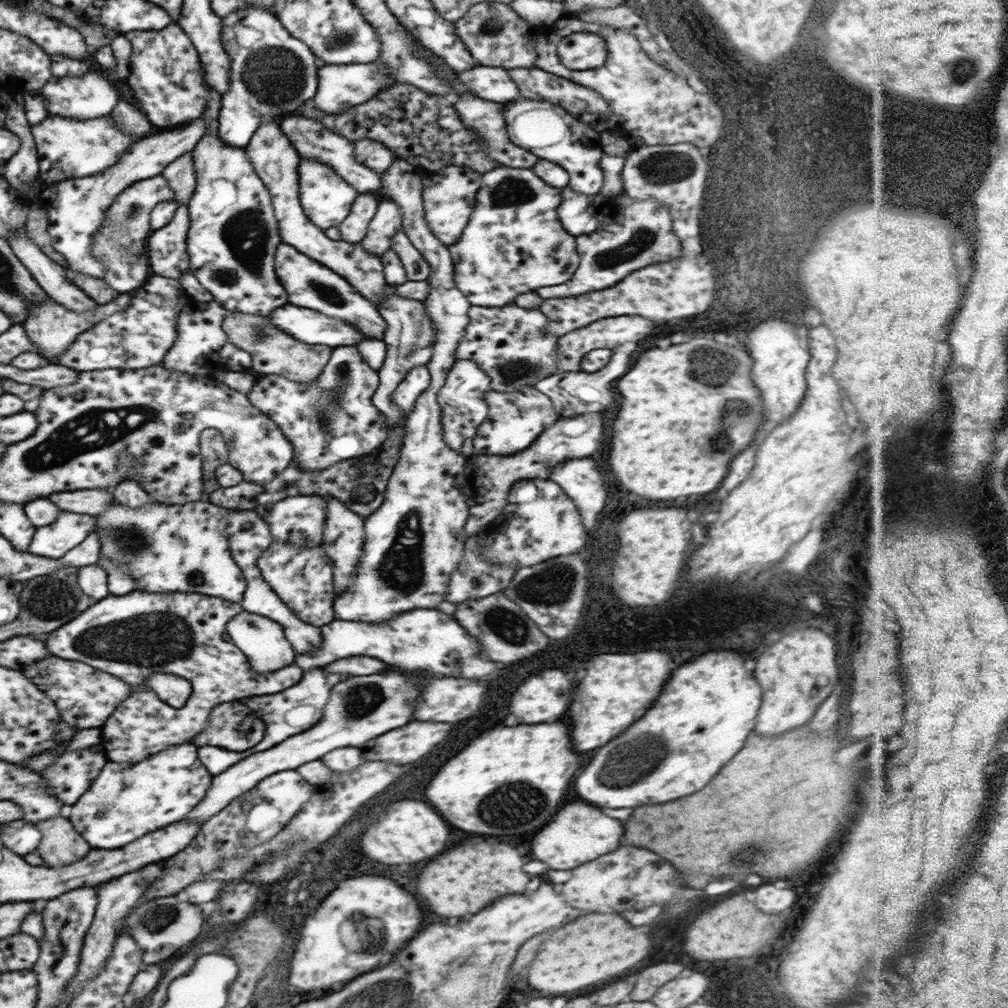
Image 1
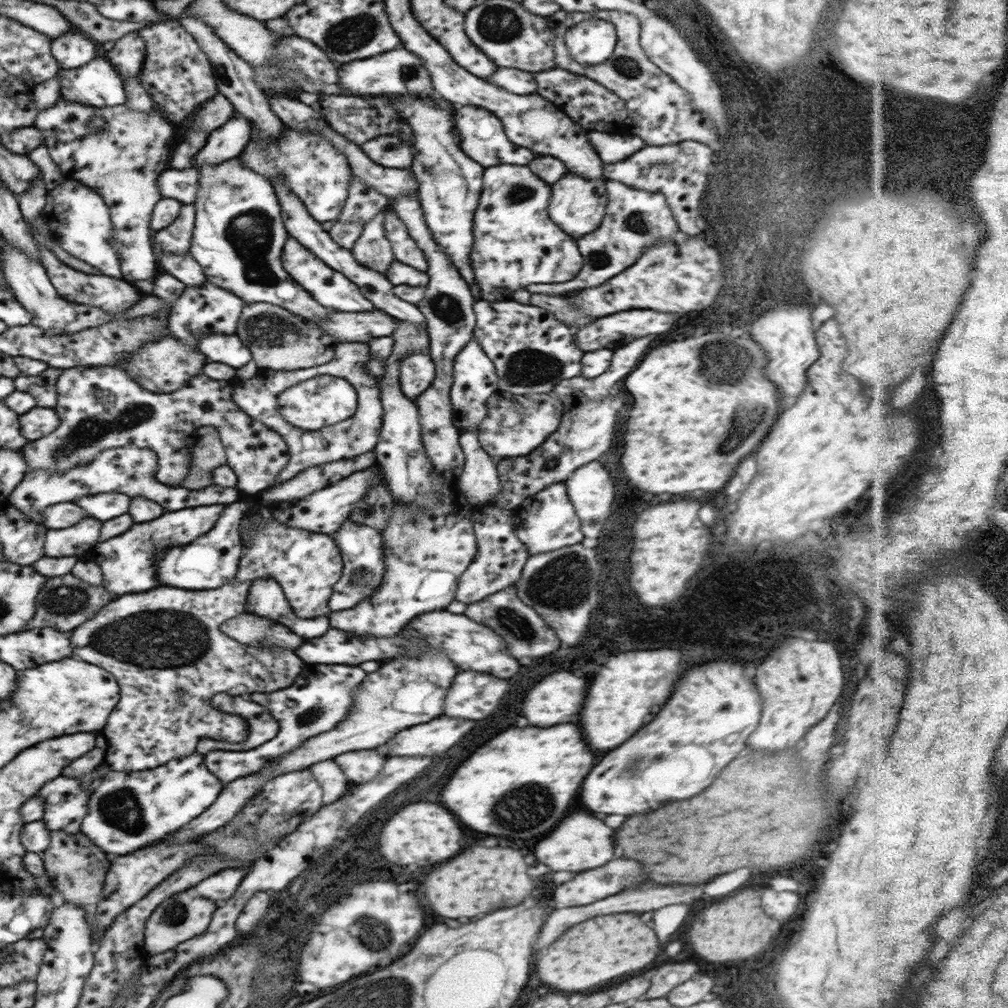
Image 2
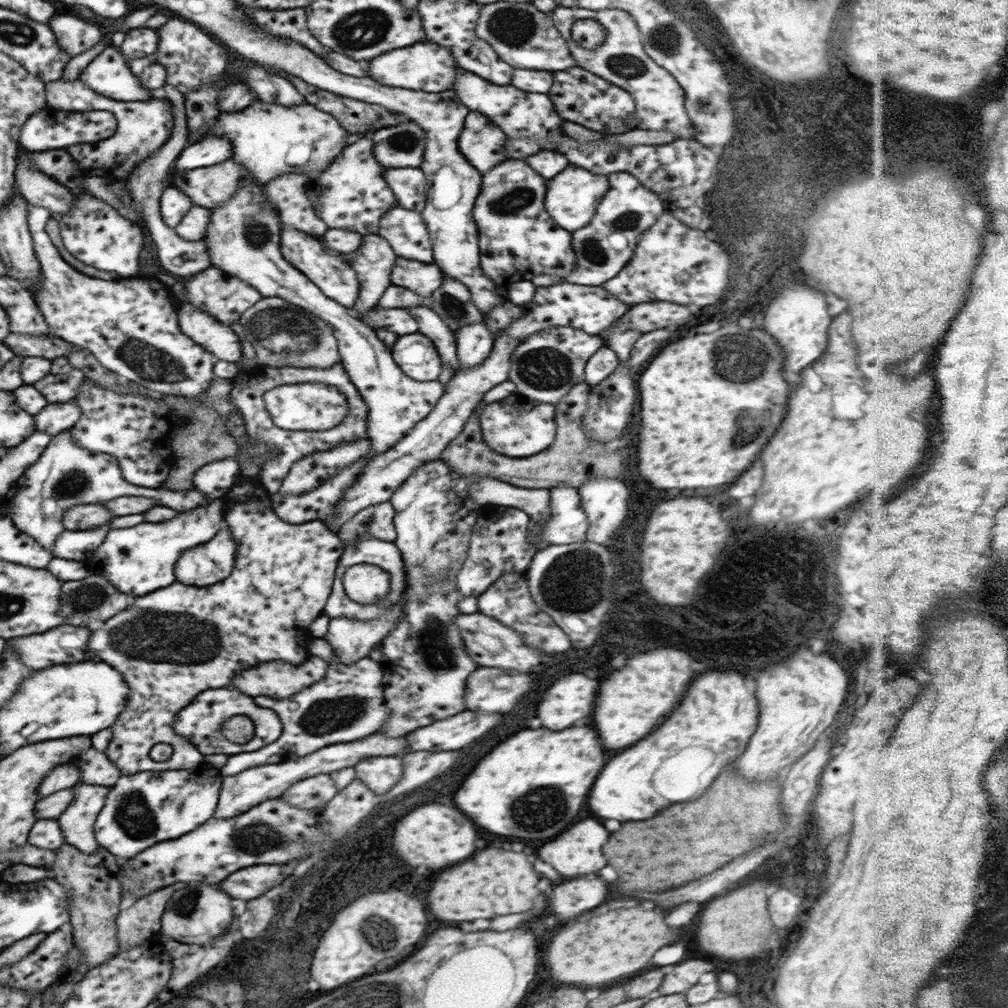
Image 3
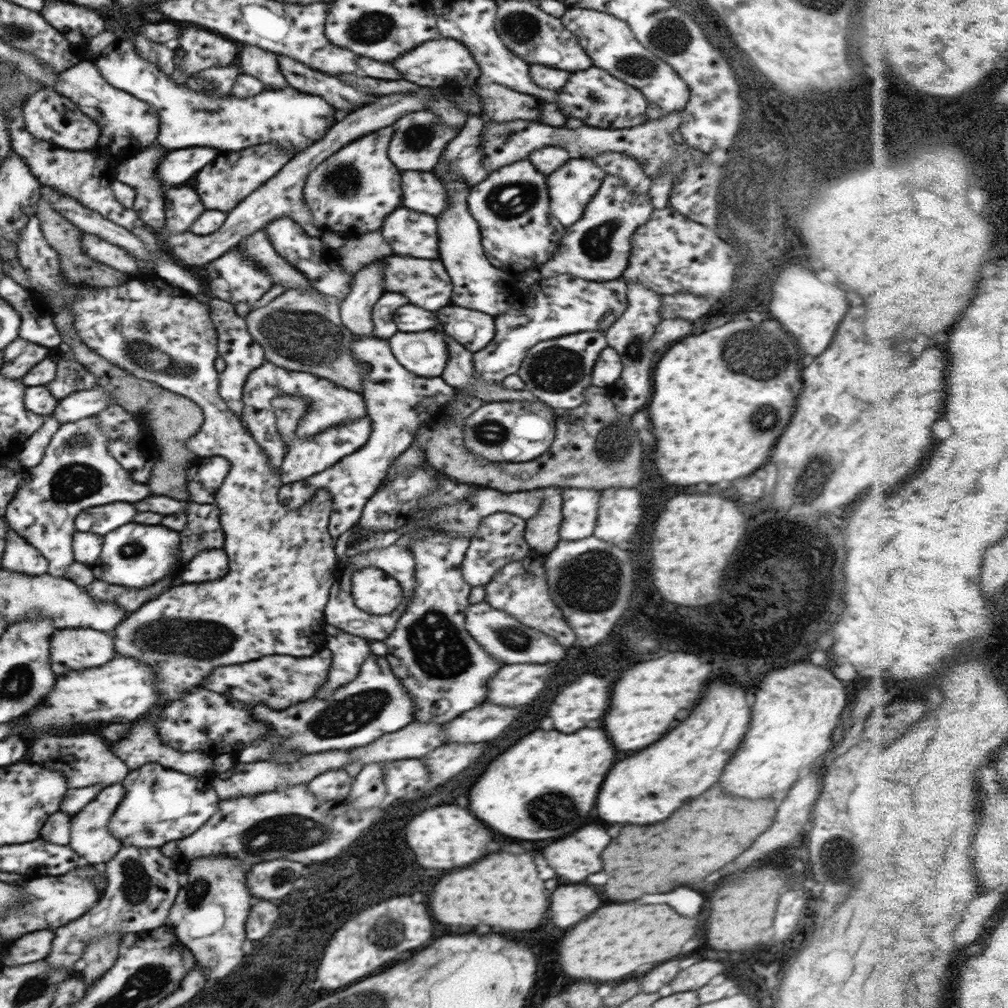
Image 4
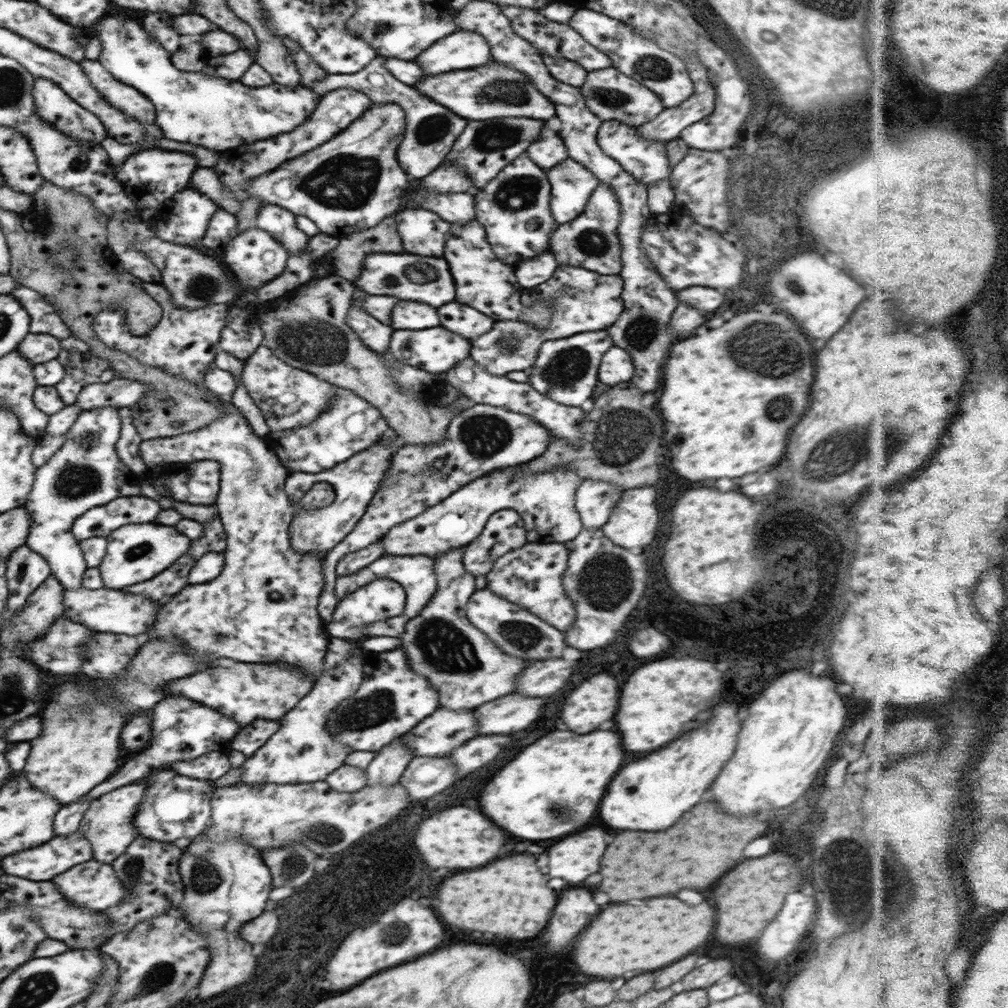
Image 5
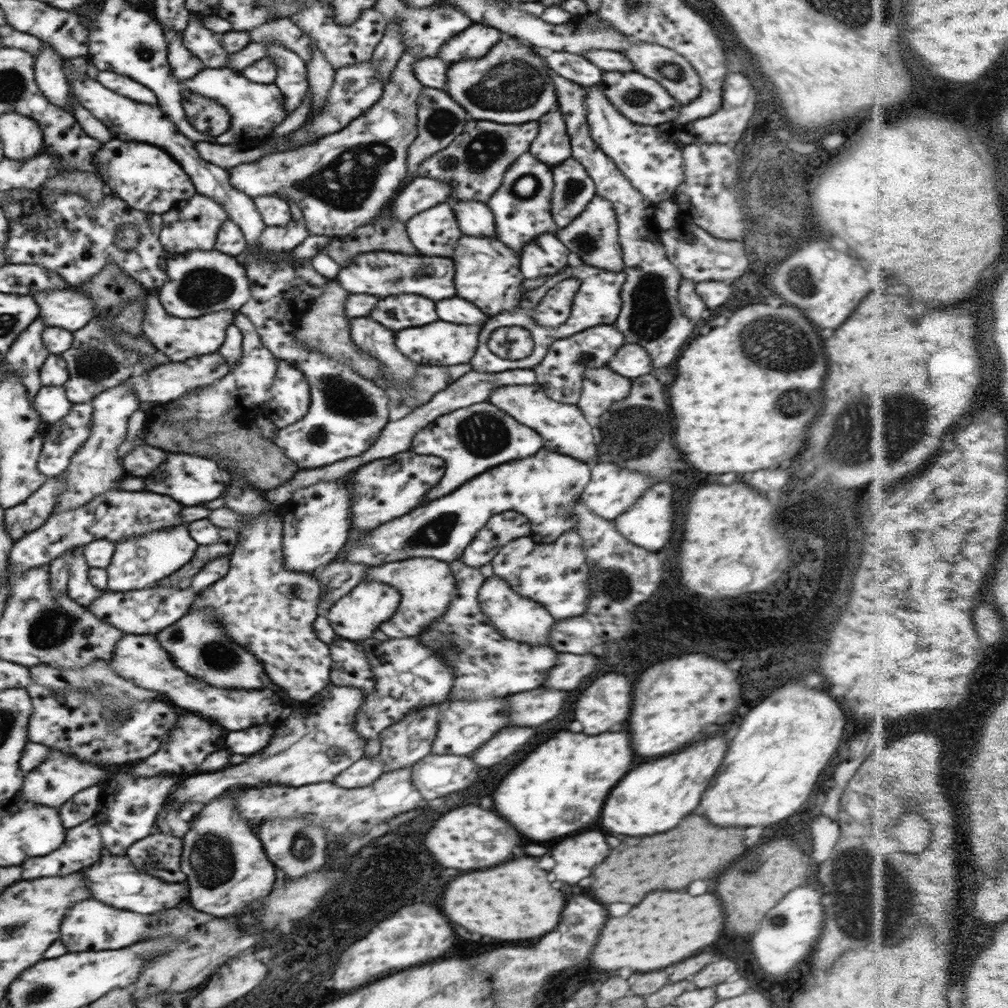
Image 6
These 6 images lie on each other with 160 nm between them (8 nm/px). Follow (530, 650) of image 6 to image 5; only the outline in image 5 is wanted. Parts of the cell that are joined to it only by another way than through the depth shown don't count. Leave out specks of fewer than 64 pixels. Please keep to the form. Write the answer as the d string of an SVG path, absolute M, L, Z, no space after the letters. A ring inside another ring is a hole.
M461 548L433 557L438 588L428 604L424 606L424 610L406 623L404 632L400 636L400 648L404 648L404 652L408 654L410 668L416 674L424 674L432 682L440 696L439 708L448 710L472 710L484 702L510 694L514 690L518 672L524 670L528 664L522 658L508 656L494 644L493 640L488 640L487 635L468 620L466 605L477 589L474 583L475 577L466 572L462 557L463 549Z

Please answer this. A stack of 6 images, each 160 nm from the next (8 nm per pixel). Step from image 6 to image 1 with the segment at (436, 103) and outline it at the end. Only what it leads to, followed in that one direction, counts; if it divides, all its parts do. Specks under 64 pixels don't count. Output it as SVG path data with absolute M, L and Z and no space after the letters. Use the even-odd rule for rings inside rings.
M364 139L353 142L354 159L374 172L383 173L397 158L384 144Z

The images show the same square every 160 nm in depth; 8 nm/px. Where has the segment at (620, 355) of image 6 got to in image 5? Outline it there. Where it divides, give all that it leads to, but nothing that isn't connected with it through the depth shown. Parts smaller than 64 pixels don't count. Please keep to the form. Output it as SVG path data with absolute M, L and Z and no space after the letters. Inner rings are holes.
M612 345L601 358L597 377L599 382L614 385L629 382L634 377L634 363L627 350Z

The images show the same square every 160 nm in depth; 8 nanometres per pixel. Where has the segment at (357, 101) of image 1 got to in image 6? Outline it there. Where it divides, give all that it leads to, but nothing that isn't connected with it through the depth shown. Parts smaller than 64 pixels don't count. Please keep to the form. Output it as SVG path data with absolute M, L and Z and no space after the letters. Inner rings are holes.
M483 22L472 23L466 30L446 41L436 57L448 66L466 58L482 58L498 41L501 30Z

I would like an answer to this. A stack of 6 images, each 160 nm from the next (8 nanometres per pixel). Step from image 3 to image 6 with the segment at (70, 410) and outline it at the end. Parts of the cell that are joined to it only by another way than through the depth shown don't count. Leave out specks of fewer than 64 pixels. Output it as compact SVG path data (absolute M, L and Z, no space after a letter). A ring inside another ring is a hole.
M216 352L203 354L202 356L193 356L192 358L187 358L184 362L164 362L164 364L160 364L145 372L146 374L142 374L142 376L128 378L126 383L133 390L140 403L156 402L161 404L176 401L192 389L216 384L226 376L229 370L230 367L227 365L226 359Z

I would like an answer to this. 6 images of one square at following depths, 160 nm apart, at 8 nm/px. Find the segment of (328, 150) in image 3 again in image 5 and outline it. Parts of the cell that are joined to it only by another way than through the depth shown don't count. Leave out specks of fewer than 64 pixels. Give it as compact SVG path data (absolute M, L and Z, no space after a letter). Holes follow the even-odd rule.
M104 18L100 20L98 28L93 28L92 36L98 36L102 42L102 52L98 62L108 72L124 84L133 86L144 96L150 98L150 102L156 106L156 124L164 132L164 138L176 140L180 143L204 146L208 150L228 150L238 148L240 145L249 145L260 140L278 137L280 134L293 132L298 126L311 116L316 109L321 96L314 94L310 87L298 85L292 88L278 83L272 83L265 87L250 88L244 86L238 80L218 78L209 74L198 72L186 72L178 70L171 61L171 54L156 42L150 34L144 30L141 24L134 20L118 20L118 18Z

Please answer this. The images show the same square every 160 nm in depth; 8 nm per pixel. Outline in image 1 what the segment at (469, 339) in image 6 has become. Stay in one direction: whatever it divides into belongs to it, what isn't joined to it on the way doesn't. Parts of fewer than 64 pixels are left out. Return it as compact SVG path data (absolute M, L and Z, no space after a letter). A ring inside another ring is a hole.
M424 364L414 366L392 392L391 401L407 414L415 407L419 394L422 394L430 384L431 374L428 367Z

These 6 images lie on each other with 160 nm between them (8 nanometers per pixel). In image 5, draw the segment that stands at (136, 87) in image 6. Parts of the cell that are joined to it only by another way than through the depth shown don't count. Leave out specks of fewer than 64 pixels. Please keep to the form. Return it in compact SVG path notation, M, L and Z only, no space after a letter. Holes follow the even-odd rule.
M84 59L79 63L84 74L106 103L110 103L124 115L136 118L142 124L154 122L156 118L154 106L139 90L116 80L97 60Z

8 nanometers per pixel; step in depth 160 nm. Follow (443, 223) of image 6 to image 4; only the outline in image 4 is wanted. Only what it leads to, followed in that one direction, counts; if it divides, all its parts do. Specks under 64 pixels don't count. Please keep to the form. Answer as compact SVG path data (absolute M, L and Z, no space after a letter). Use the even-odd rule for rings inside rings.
M406 207L391 212L381 226L384 240L396 255L414 258L438 258L436 217Z

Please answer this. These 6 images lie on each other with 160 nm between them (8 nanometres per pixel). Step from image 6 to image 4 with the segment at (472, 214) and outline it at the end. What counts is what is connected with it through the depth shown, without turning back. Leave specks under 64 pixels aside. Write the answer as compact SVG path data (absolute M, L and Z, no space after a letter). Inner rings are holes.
M433 171L401 173L402 206L422 214L439 215L446 210L448 192Z

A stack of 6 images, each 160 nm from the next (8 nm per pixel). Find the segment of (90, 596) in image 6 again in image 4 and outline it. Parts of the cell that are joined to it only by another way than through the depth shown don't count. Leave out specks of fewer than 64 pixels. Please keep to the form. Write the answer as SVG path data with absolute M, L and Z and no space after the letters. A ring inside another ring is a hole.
M95 416L61 424L42 460L36 466L25 468L26 479L7 504L4 517L9 527L42 553L49 562L51 577L66 578L67 568L75 561L72 539L75 518L82 509L114 502L138 502L150 496L150 488L136 484L107 449L110 442Z

